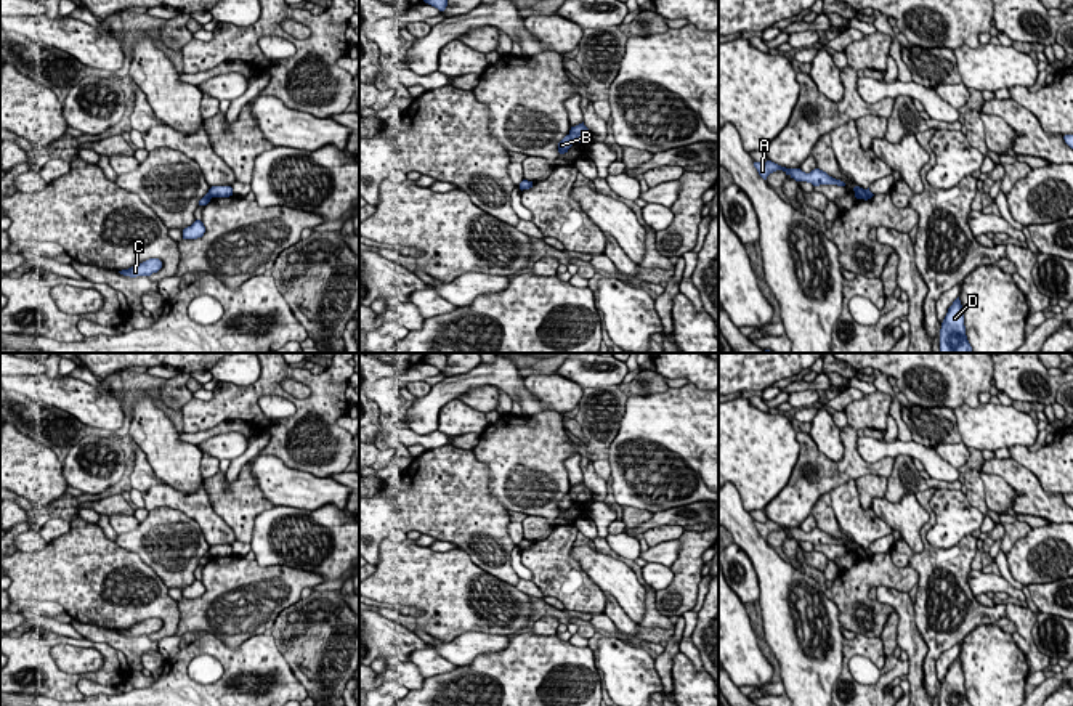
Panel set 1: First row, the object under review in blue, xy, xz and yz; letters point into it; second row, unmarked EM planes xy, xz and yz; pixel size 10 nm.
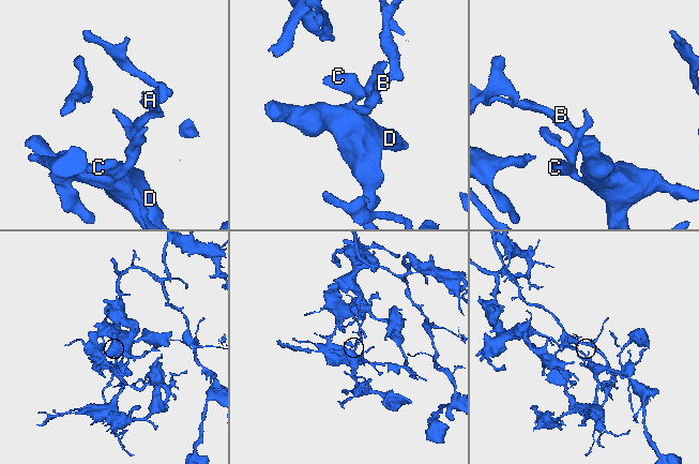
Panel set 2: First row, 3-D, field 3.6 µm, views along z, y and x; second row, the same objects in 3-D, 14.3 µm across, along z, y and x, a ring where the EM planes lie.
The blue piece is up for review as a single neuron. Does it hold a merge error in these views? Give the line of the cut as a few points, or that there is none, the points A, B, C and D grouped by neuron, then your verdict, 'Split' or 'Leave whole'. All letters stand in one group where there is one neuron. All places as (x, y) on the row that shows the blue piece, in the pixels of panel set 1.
Split along xz (568, 135), (574, 142). Groups: A / B C D. Split

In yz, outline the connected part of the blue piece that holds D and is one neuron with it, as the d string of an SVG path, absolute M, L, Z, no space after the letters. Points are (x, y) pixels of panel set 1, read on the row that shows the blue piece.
M959 297L948 308L940 329L940 353L972 353L966 335L962 305Z

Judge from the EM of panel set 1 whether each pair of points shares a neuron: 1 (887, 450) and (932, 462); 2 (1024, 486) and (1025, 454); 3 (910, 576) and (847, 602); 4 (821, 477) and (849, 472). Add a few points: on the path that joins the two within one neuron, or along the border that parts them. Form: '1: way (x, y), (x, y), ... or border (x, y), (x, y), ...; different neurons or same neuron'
1: way (898, 450), (921, 453); same neuron
2: border (1011, 456), (1025, 466), (1044, 490), (1052, 491); different neurons
3: way (894, 576), (873, 576), (863, 586); same neuron
4: way (828, 474), (842, 472); same neuron

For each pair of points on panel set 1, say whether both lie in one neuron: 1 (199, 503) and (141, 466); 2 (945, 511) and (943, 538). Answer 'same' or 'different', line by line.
1: same
2: same

